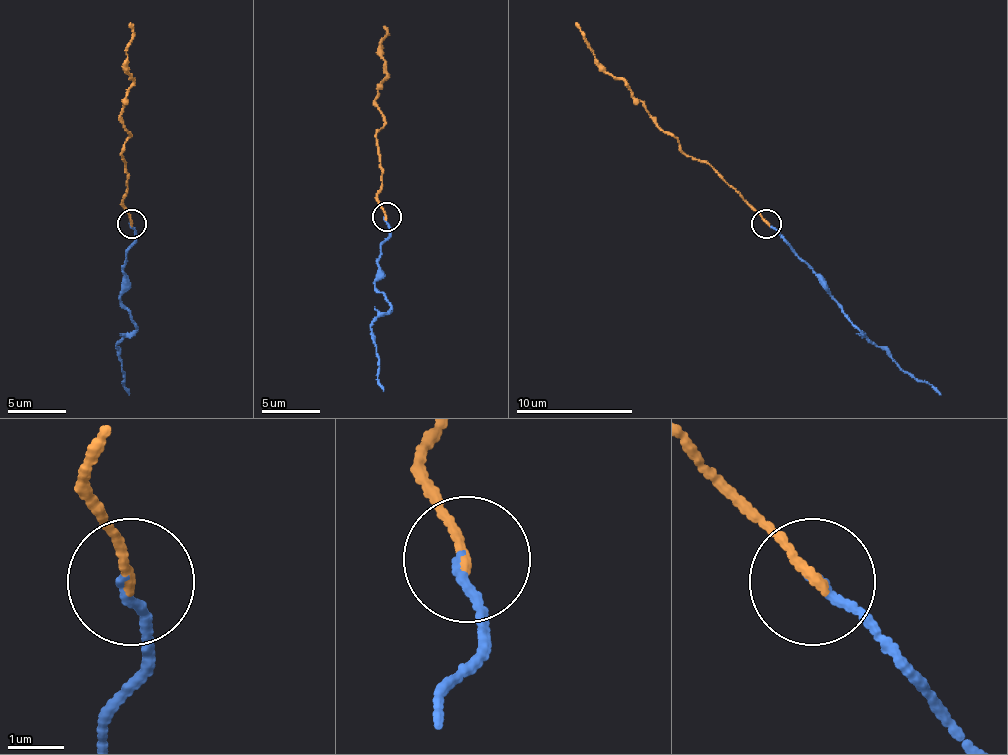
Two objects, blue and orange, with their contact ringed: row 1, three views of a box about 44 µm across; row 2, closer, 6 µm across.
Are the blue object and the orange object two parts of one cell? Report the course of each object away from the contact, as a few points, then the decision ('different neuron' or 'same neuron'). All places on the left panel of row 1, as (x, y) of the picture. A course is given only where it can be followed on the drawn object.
course blue (131, 224), (134, 241), (125, 256), (119, 302), (137, 328), (116, 346), (128, 395); course orange (131, 224), (122, 203), (128, 171), (122, 99), (134, 81), (125, 61), (128, 23); same neuron

